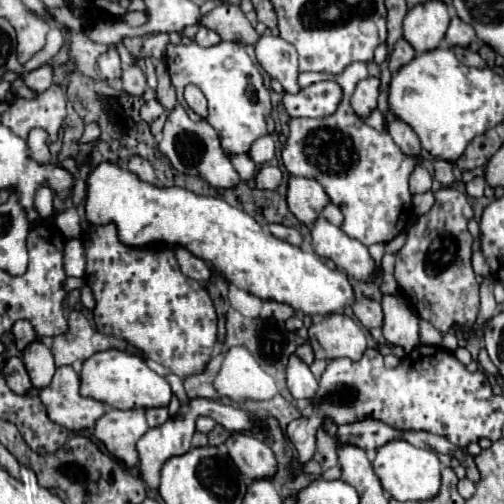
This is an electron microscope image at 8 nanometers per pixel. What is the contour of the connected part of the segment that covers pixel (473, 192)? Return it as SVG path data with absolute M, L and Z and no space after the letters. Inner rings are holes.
M474 178L474 180L466 182L466 192L472 198L482 198L484 196L484 186L486 186L484 178Z

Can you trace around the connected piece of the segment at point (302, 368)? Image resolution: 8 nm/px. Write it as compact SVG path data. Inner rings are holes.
M294 354L286 368L286 380L288 380L288 390L294 398L314 398L318 390L318 380L312 376L310 368Z

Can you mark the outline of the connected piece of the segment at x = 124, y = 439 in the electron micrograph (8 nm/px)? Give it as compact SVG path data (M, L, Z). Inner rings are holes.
M144 408L108 410L98 422L94 436L104 442L108 452L132 468L138 462L136 442L148 430Z

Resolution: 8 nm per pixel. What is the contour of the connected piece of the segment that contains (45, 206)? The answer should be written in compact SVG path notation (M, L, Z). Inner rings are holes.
M42 184L36 190L34 196L34 210L42 216L42 218L50 218L54 214L54 204L52 204L52 190L48 184Z

